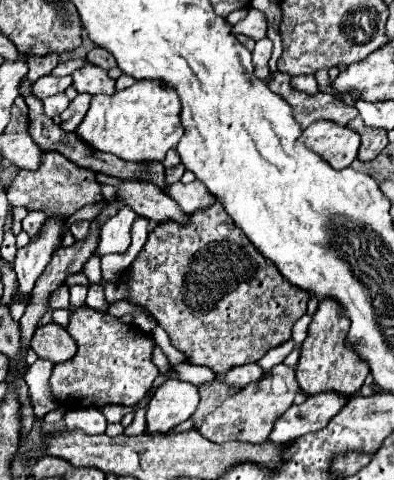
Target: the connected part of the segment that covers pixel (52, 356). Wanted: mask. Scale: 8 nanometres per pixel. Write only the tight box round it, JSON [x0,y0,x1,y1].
[30,323,76,363]

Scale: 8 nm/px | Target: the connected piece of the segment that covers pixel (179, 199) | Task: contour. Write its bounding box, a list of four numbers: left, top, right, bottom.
[164,181,212,213]

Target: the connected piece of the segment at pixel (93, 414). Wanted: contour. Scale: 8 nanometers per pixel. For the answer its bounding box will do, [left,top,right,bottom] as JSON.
[64,409,106,435]

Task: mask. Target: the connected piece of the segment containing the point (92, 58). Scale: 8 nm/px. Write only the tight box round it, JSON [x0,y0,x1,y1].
[88,47,116,69]

